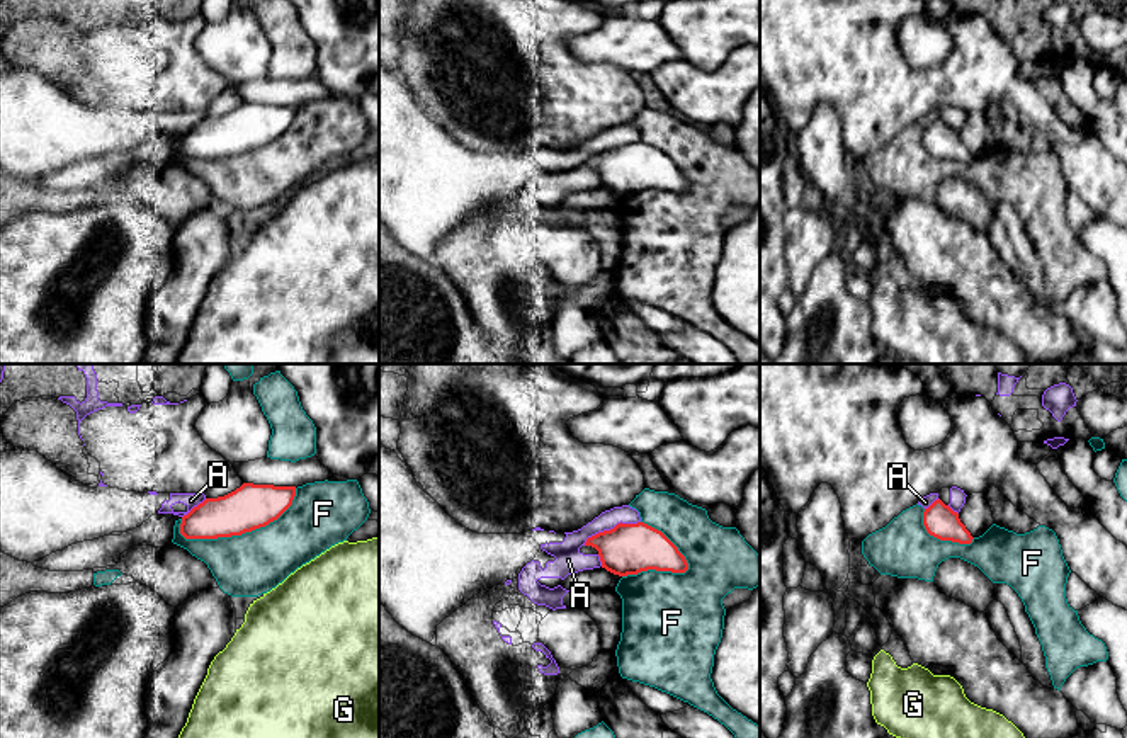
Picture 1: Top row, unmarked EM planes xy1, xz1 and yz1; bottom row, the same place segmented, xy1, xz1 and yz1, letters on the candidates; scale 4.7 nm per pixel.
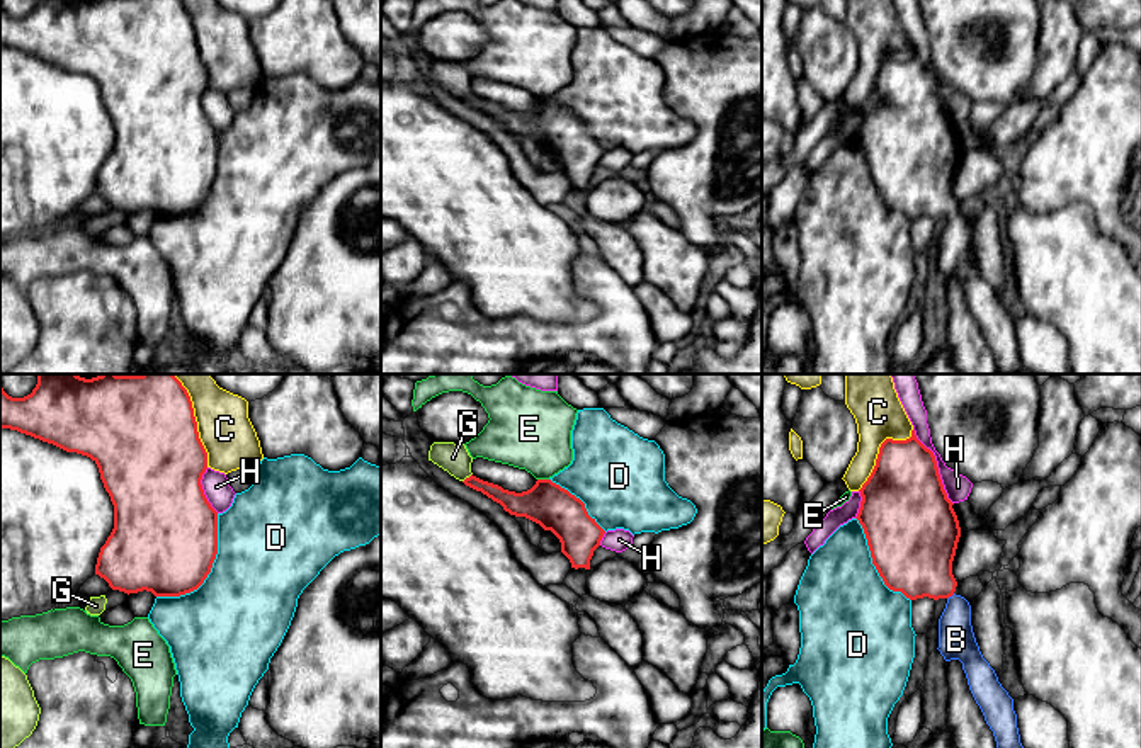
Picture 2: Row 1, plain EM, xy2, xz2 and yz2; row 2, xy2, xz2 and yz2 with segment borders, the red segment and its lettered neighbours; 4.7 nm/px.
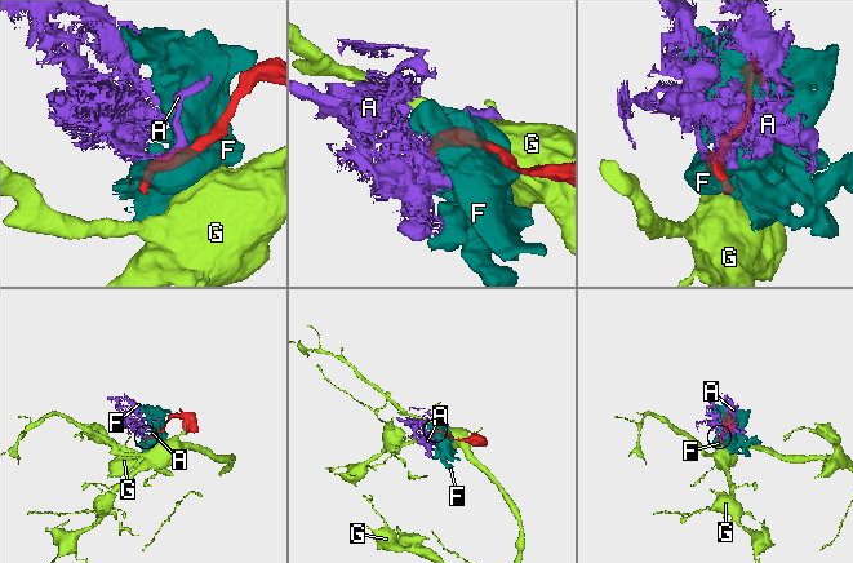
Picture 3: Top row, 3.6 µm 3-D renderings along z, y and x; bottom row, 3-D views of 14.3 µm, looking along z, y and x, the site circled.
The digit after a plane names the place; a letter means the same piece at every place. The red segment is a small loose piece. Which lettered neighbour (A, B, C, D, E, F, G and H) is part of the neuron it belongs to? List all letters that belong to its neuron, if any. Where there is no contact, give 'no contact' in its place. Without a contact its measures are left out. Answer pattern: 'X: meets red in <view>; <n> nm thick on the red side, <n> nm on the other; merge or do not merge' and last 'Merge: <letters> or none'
A: meets red in xz1; 240 nm thick on the red side, 130 nm on the other; do not merge
B: meets red in yz2; 360 nm thick on the red side, 180 nm on the other; merge
C: meets red in xy2; 500 nm thick on the red side, 260 nm on the other; do not merge
D: meets red in xy2; 480 nm thick on the red side, 460 nm on the other; do not merge
E: meets red in xz2; 220 nm thick on the red side, 380 nm on the other; do not merge
F: meets red in xy1; 220 nm thick on the red side, 300 nm on the other; do not merge
G: meets red in xz2; 100 nm thick on the red side, 140 nm on the other; do not merge
H: meets red in yz2; 420 nm thick on the red side, 120 nm on the other; do not merge
Merge: B

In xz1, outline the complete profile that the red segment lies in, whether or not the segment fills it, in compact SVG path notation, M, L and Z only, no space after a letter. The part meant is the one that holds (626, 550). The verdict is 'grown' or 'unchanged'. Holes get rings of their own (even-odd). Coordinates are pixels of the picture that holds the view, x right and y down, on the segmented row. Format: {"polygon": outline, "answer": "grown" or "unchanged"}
{"polygon": "M617 524L610 531L586 539L585 546L598 551L602 568L627 576L641 571L685 573L688 563L678 548L658 529L637 524Z", "answer": "unchanged"}

